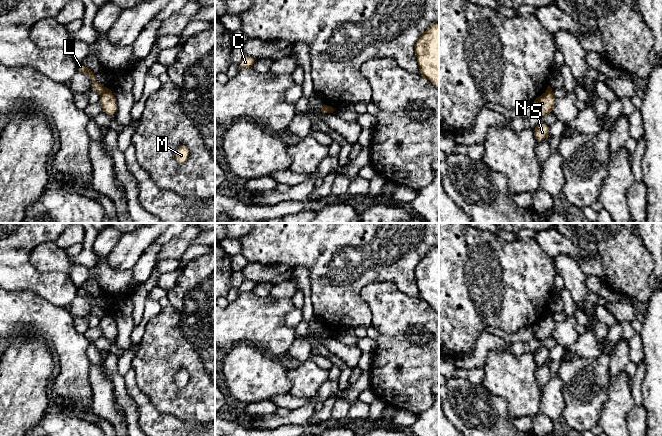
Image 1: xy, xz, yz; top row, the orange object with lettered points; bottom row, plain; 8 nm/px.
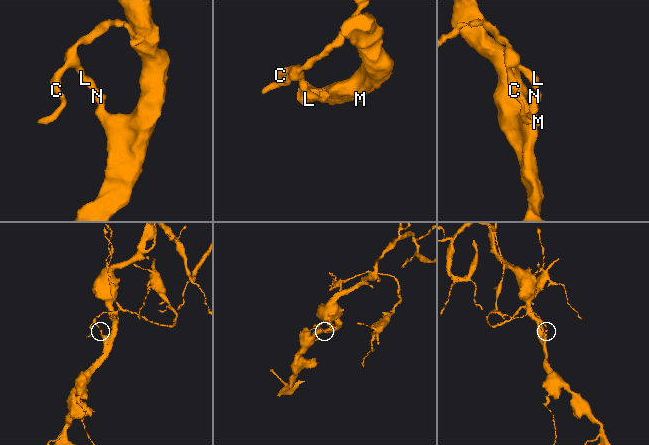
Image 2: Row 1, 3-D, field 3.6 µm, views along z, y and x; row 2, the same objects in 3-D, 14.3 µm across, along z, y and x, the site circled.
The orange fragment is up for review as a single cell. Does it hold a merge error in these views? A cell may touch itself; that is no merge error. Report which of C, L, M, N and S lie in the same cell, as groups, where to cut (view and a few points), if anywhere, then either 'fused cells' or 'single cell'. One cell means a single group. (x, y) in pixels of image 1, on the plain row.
C L / M N S; cut in xy along (106, 312), (101, 317); fused cells

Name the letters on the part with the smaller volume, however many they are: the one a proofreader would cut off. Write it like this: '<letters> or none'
C, L

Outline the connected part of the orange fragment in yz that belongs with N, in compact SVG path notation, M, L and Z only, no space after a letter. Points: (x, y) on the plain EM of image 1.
M547 314L543 319L536 322L532 328L534 336L537 340L543 341L552 337L552 332L555 328L556 322L553 315Z

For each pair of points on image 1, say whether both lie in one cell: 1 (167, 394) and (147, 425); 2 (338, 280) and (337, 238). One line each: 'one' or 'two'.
1: two
2: one

